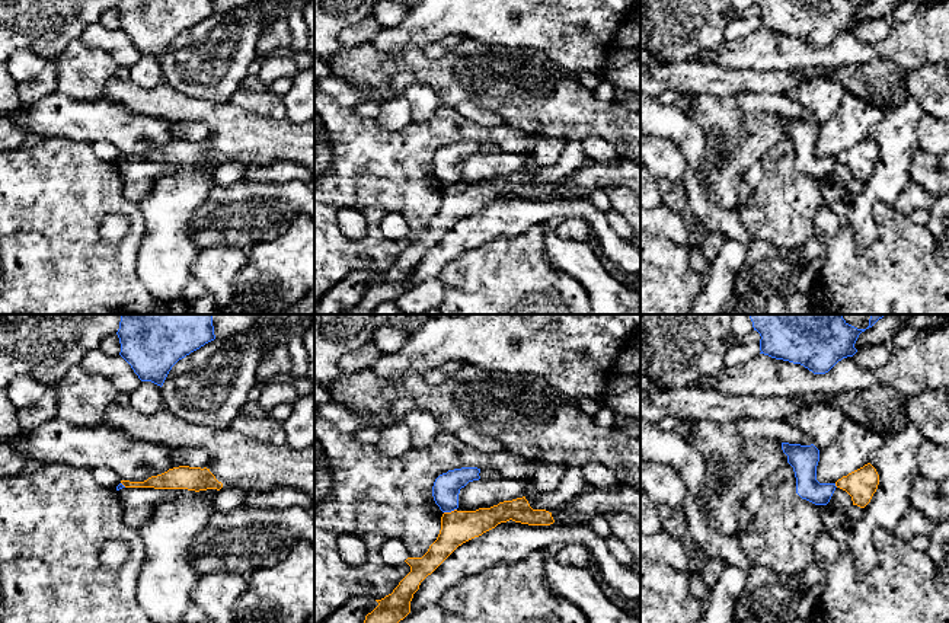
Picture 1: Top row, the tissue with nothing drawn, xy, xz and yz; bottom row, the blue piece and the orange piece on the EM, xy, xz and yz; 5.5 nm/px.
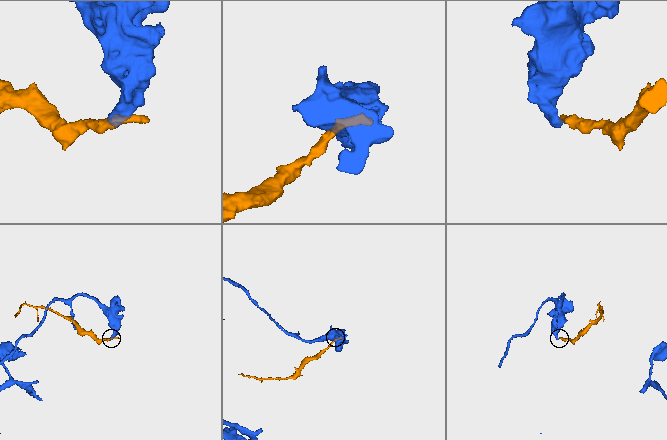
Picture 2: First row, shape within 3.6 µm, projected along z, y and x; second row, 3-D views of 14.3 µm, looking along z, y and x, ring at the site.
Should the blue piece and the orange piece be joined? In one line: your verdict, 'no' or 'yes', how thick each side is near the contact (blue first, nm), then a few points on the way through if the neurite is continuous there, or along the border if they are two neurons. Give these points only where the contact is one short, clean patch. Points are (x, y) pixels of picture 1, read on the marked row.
no; 150 nm thick on the blue side, 190 nm on the other; border along xz (456, 508), (444, 513)

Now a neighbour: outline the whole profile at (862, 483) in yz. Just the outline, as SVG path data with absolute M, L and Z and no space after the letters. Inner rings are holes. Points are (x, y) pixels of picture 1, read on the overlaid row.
M870 463L835 482L837 488L846 491L851 496L853 505L860 508L865 508L870 502L878 485L879 475Z

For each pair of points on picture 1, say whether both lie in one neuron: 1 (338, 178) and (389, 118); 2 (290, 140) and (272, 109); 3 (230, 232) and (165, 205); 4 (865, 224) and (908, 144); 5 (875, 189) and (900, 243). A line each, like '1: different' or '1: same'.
1: different
2: different
3: different
4: same
5: different

